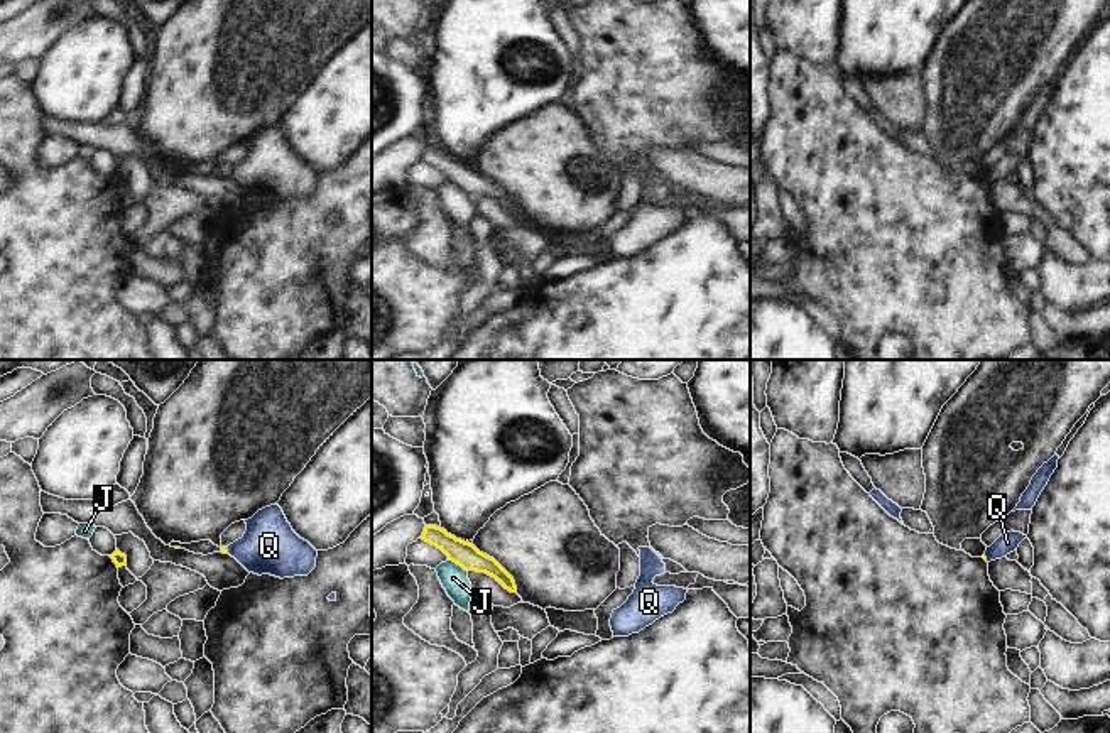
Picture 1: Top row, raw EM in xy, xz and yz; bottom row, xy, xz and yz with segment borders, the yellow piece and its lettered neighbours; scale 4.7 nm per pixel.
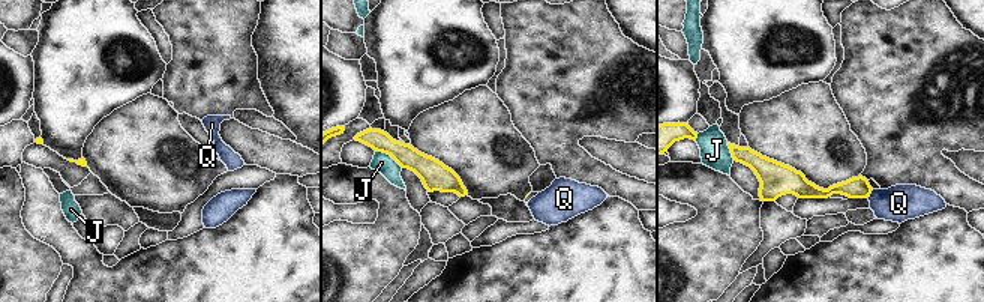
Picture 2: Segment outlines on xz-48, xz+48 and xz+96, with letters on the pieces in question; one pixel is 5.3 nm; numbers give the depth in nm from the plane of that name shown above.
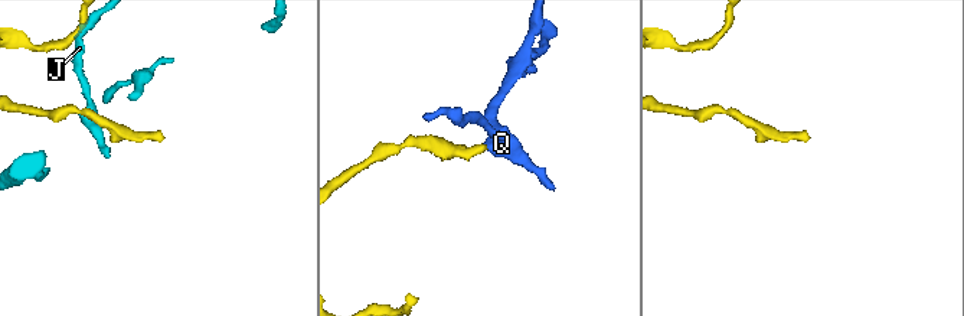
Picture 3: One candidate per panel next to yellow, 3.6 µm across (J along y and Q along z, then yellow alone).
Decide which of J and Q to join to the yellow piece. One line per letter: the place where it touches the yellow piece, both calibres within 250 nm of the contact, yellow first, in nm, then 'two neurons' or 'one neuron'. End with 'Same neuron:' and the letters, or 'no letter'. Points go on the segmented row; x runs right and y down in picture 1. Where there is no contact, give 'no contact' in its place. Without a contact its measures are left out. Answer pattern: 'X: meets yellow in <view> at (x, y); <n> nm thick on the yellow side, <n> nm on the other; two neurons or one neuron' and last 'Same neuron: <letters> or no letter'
J: meets yellow in xz at (458, 564); 120 nm thick on the yellow side, 130 nm on the other; two neurons
Q: meets yellow in xy at (227, 551); 30 nm thick on the yellow side, 280 nm on the other; two neurons
Same neuron: no letter

